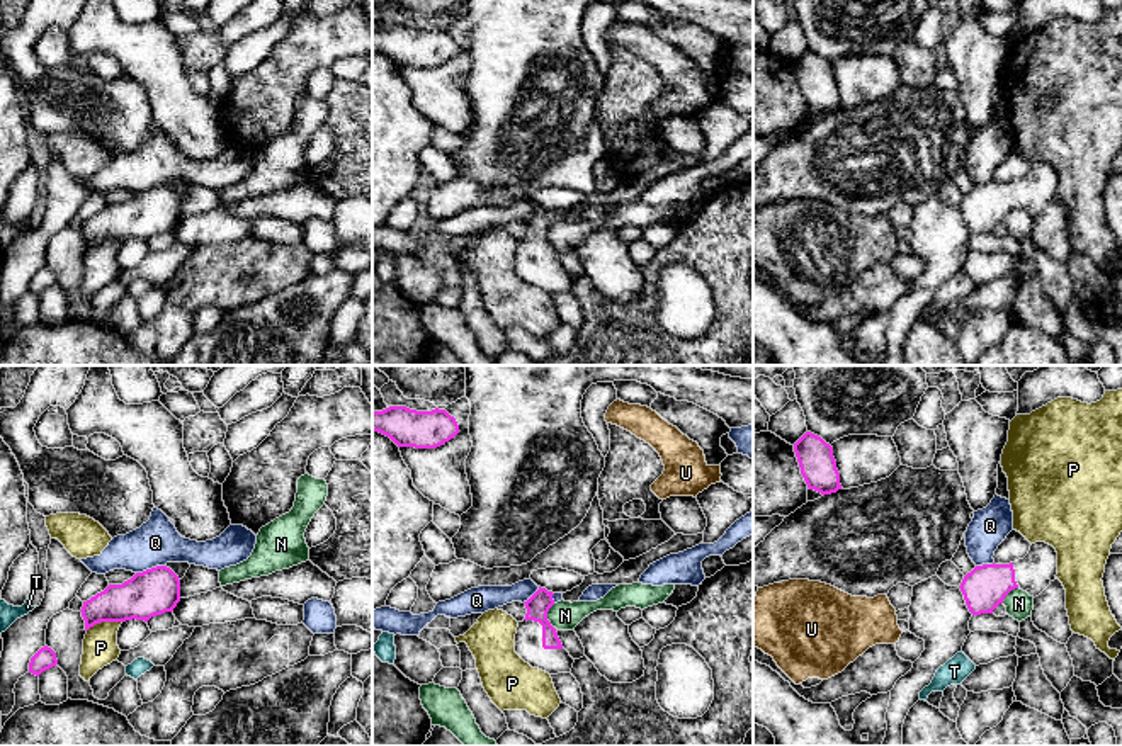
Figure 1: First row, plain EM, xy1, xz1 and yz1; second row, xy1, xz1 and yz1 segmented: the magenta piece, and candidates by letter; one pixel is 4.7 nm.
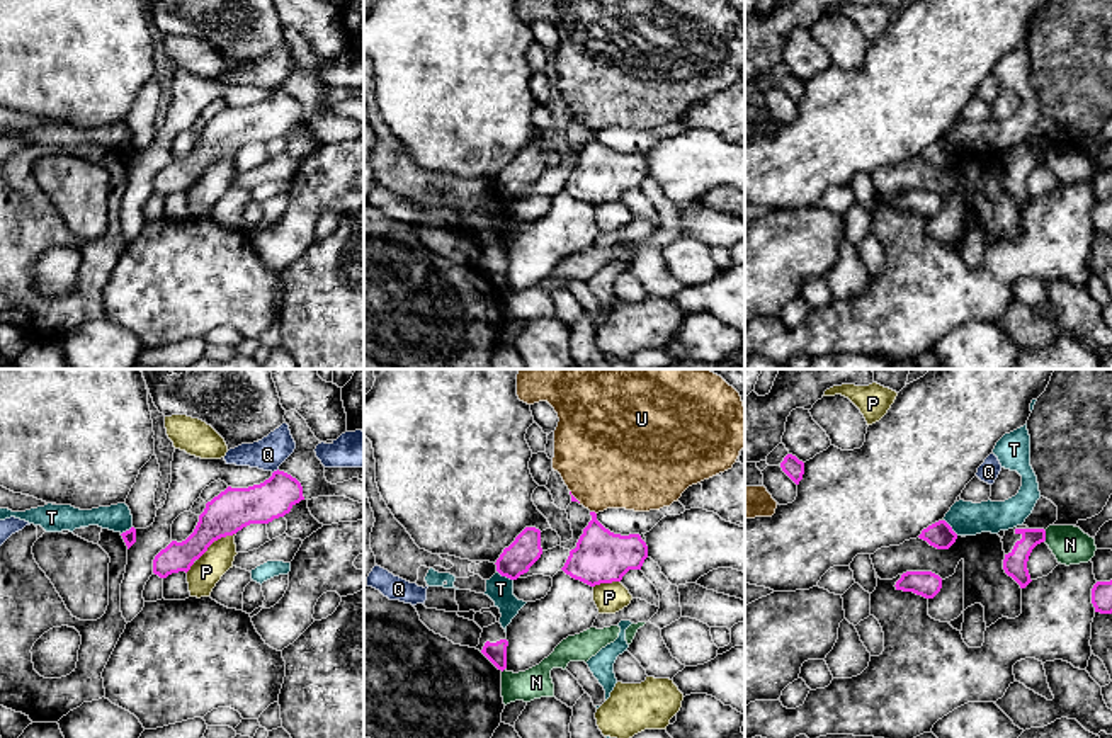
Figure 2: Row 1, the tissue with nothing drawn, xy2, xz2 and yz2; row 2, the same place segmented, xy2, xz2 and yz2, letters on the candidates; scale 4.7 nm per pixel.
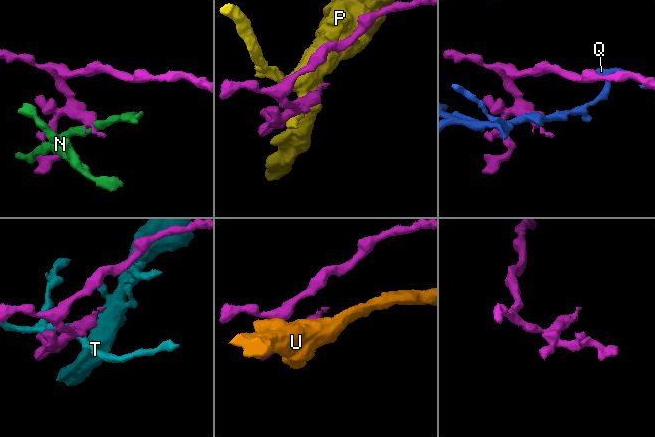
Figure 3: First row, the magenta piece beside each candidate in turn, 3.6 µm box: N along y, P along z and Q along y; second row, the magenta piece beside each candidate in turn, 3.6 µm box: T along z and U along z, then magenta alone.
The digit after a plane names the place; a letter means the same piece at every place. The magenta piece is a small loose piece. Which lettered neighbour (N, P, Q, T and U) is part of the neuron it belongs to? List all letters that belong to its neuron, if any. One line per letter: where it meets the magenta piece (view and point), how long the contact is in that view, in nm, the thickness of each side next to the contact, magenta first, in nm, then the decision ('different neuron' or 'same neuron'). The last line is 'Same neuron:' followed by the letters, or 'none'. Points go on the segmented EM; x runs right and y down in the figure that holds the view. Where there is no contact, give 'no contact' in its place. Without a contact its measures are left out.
N: contact xz1 (546, 616); length 120 nm; calibres 110 and 140 nm; different neuron
P: contact xy2 (215, 539); length 220 nm; calibres 200 and 150 nm; different neuron
Q: contact xy1 (152, 568); length 140 nm; calibres 220 and 220 nm; different neuron
T: contact xz2 (505, 575); length 90 nm; calibres 150 and 130 nm; different neuron
U: contact xz2 (594, 512); length 40 nm; calibres 260 and 440 nm; different neuron
Same neuron: none

